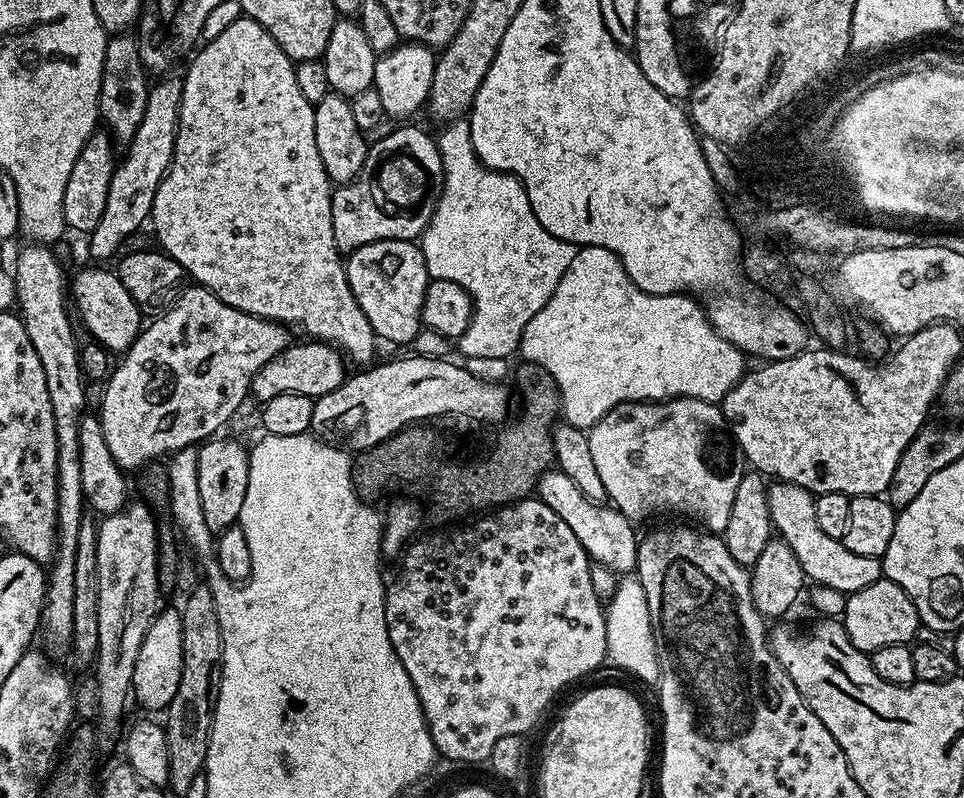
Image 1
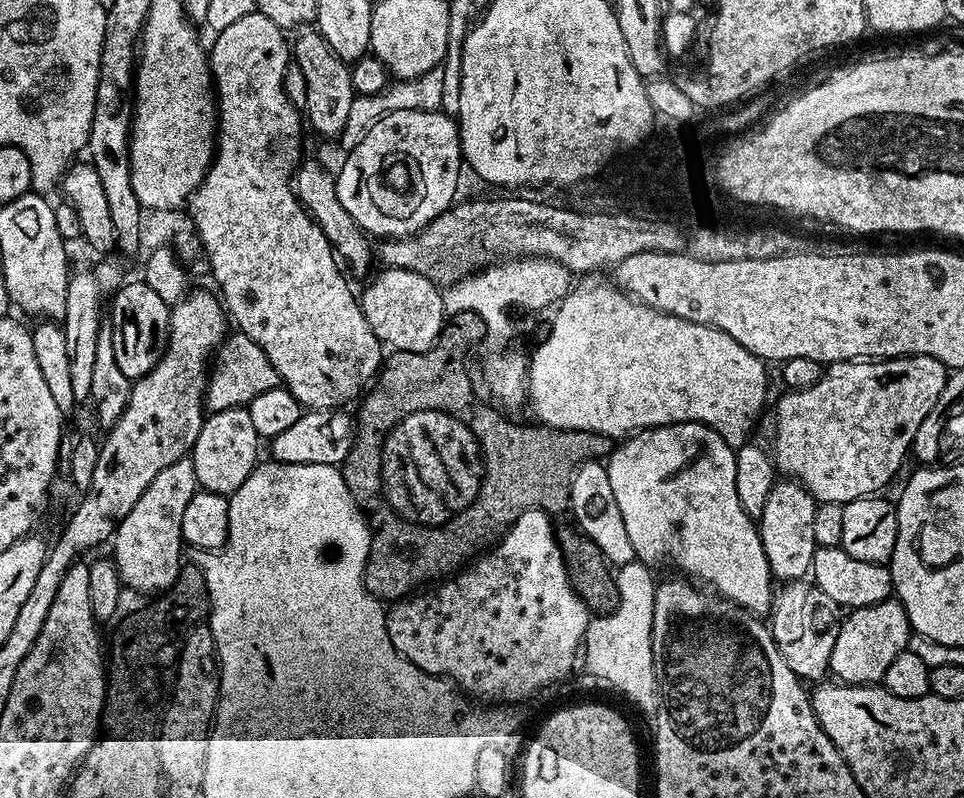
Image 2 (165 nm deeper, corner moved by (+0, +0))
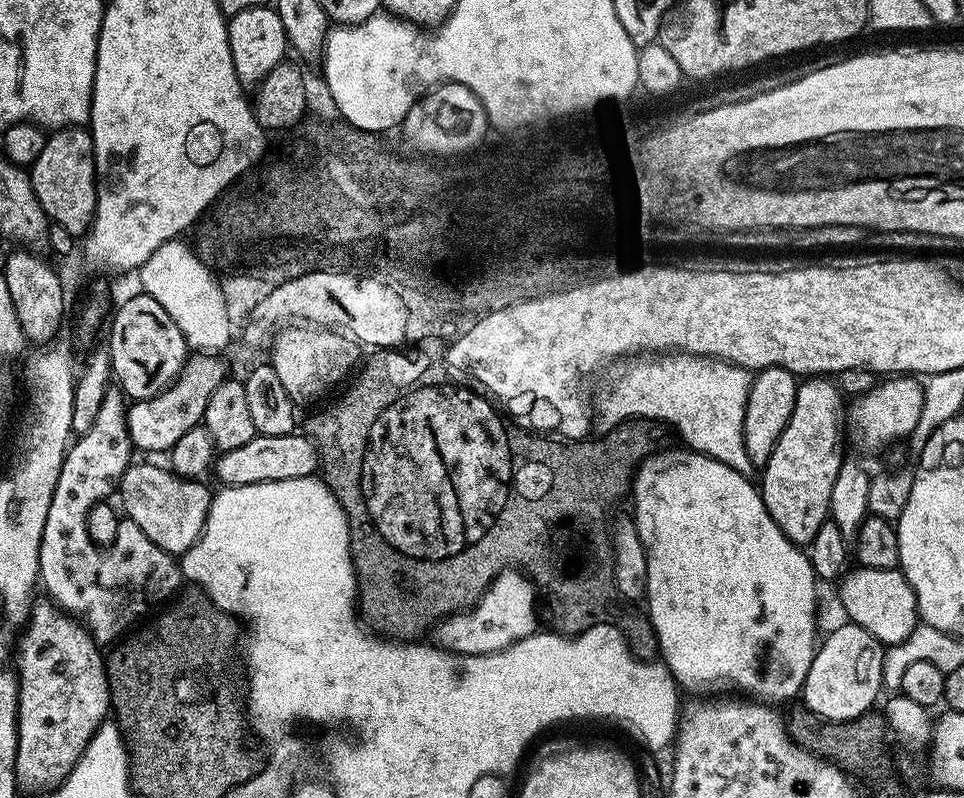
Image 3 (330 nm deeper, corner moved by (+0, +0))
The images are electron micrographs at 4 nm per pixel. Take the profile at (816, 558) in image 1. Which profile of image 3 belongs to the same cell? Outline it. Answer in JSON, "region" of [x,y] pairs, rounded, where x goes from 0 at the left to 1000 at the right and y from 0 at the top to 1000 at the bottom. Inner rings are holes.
{"region":[[[895,709],[886,712],[877,716],[869,732],[871,757],[880,771],[877,773],[883,781],[894,784],[894,789],[902,789],[902,794],[907,794],[907,799],[911,799],[918,810],[944,799],[954,777],[954,766],[950,758],[948,739],[944,729],[940,729],[937,717],[933,711],[919,714],[907,714]]]}

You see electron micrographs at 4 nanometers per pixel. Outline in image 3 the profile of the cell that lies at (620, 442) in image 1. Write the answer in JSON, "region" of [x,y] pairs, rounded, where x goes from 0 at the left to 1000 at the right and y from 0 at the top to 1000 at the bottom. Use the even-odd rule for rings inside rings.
{"region":[[[713,559],[704,560],[690,560],[671,571],[660,590],[660,600],[657,602],[654,615],[654,627],[657,627],[656,637],[660,640],[658,655],[666,674],[666,684],[672,695],[670,758],[672,757],[673,774],[671,776],[674,778],[674,787],[679,801],[680,797],[685,801],[685,817],[689,821],[686,822],[688,831],[692,832],[697,841],[702,858],[709,866],[711,862],[712,866],[718,867],[714,870],[751,870],[756,865],[762,865],[773,873],[789,880],[809,880],[805,877],[817,876],[821,878],[831,871],[836,845],[840,840],[840,830],[849,811],[849,796],[846,797],[849,728],[846,717],[838,703],[838,693],[831,683],[820,679],[815,669],[811,669],[807,654],[803,654],[803,649],[799,649],[795,639],[793,627],[788,623],[787,610],[783,605],[779,607],[773,593],[761,589],[732,569],[720,566]]]}

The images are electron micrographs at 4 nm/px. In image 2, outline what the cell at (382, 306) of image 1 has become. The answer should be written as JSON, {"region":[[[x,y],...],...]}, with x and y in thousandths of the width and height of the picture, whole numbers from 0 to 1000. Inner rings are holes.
{"region":[[[320,203],[312,204],[303,221],[303,236],[306,238],[307,246],[310,247],[311,254],[334,288],[334,293],[338,293],[344,315],[356,327],[360,340],[366,347],[368,347],[367,345],[381,347],[383,345],[381,341],[386,336],[386,326],[388,328],[388,306],[385,306],[387,302],[359,266],[358,259],[351,253],[348,228],[348,219],[343,214],[340,217],[334,207],[320,206]]]}

